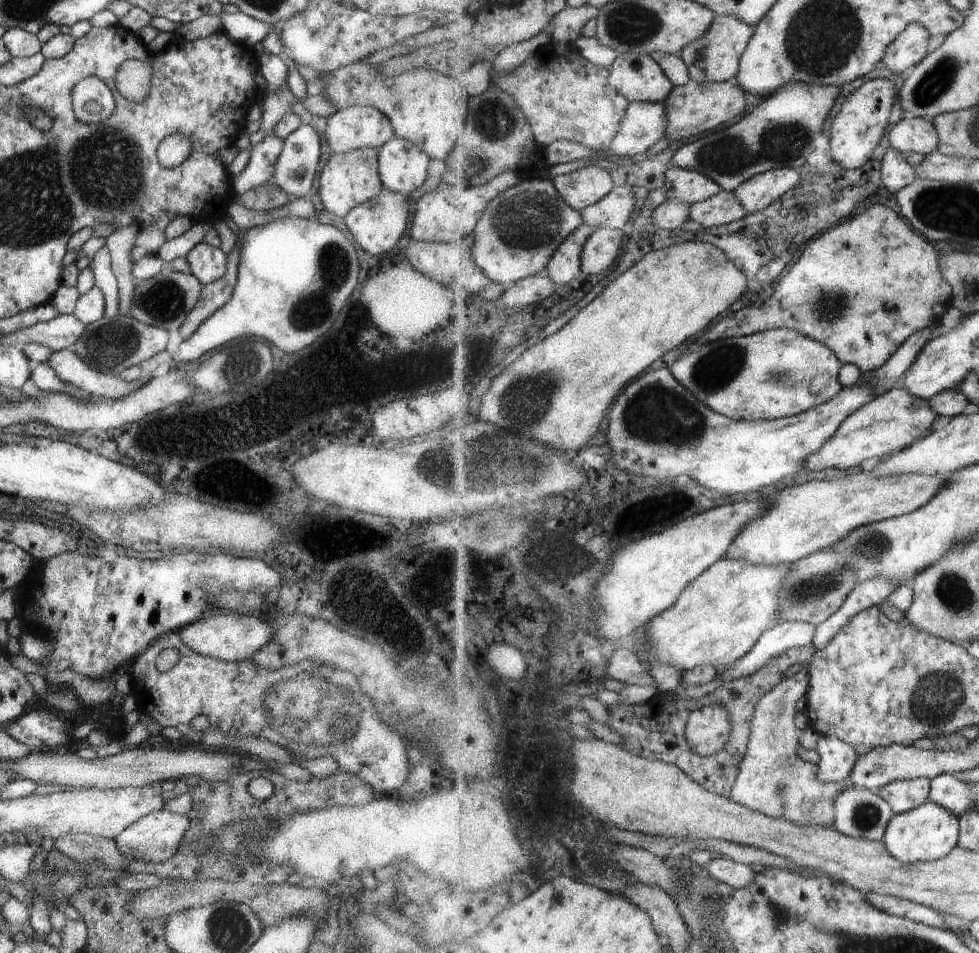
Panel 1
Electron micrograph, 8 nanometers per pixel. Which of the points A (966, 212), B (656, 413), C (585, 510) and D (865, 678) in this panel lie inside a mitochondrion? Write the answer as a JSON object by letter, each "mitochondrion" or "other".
{"A":"mitochondrion","B":"mitochondrion","C":"other","D":"other"}

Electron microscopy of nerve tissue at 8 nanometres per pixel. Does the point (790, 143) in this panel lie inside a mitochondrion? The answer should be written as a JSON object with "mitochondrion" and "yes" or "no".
{"mitochondrion":"yes"}

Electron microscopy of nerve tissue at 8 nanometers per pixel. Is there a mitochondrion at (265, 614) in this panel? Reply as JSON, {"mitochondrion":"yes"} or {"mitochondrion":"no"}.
{"mitochondrion":"no"}

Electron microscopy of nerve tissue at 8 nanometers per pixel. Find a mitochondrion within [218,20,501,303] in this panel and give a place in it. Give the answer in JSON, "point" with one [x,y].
{"point":[338,38]}

